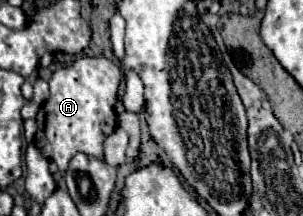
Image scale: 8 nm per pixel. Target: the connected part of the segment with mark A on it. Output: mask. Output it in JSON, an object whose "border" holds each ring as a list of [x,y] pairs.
{"border":[[[78,58],[68,68],[56,68],[48,80],[50,96],[36,114],[38,132],[34,142],[40,154],[56,162],[60,170],[66,170],[70,158],[78,152],[102,160],[104,138],[118,128],[114,104],[120,78],[122,70],[106,58]]]}

